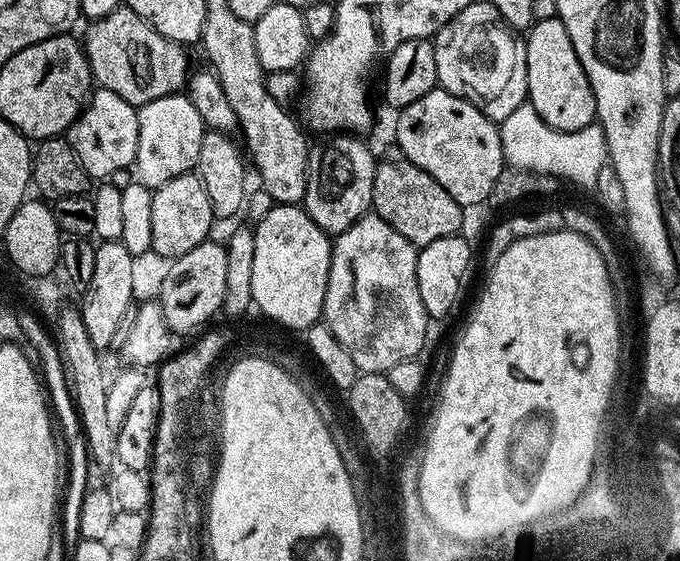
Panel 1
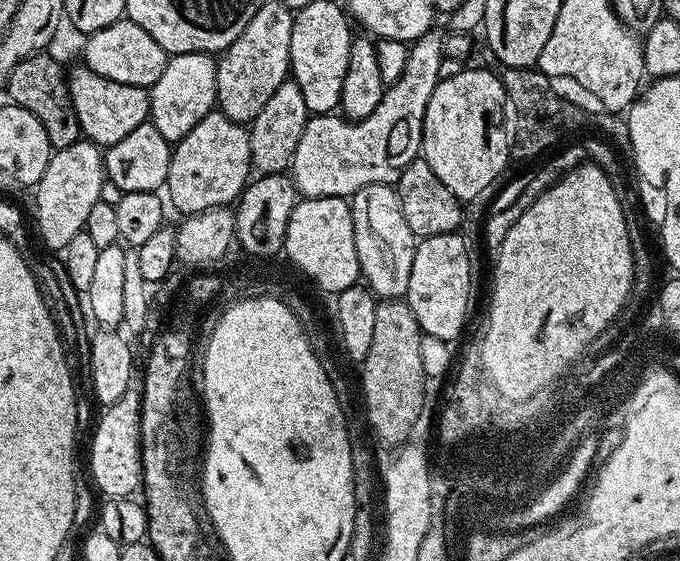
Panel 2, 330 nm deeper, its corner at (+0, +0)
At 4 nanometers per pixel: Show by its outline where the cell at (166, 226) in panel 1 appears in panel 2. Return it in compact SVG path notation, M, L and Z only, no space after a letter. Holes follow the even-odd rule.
M213 110L194 126L194 130L190 130L190 134L186 134L186 138L175 141L166 196L168 200L172 199L180 214L193 216L202 210L222 208L239 201L253 172L248 128L226 118L226 114L219 110Z

